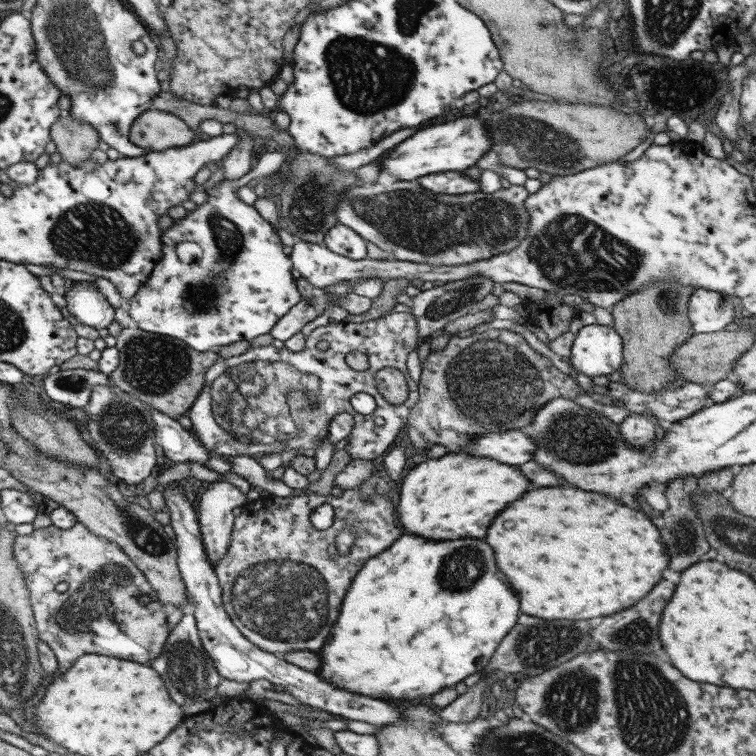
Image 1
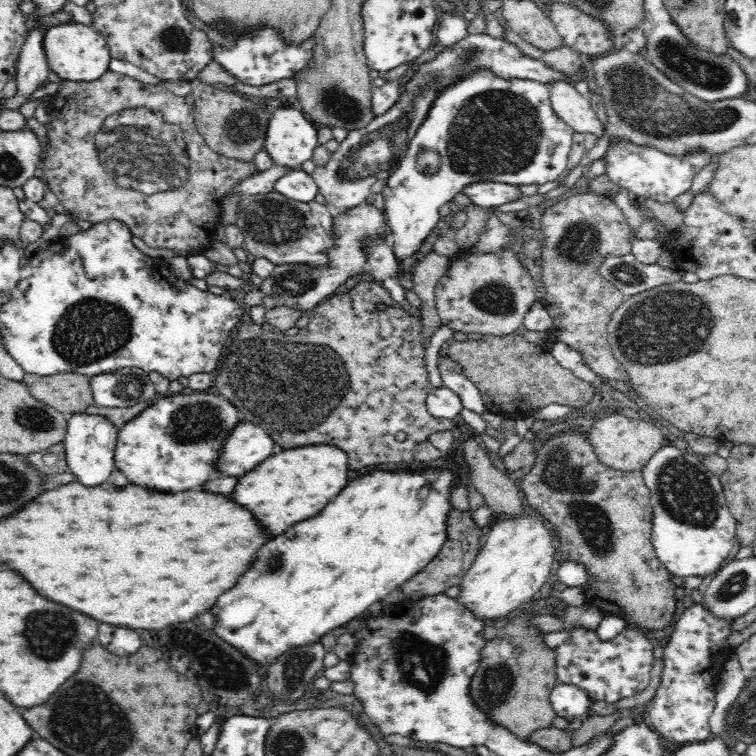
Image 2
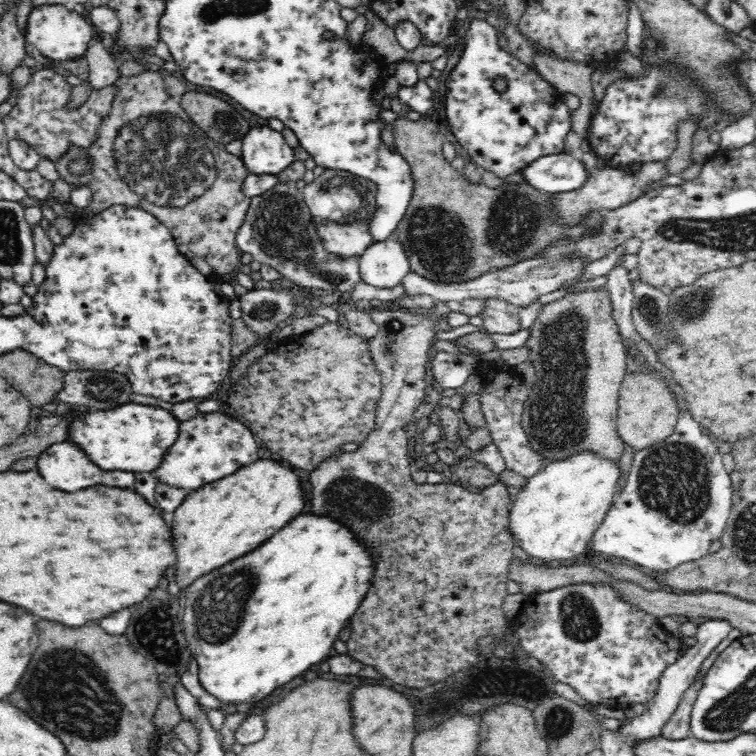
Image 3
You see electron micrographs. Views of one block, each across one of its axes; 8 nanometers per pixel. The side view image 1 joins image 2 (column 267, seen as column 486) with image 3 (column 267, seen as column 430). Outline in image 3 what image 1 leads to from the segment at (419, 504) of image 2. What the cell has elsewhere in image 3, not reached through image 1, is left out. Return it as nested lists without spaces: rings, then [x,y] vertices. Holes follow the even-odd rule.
[[[300,514],[260,548],[192,582],[184,600],[184,634],[198,660],[202,687],[223,705],[256,704],[278,688],[274,684],[286,684],[306,672],[306,668],[321,664],[334,653],[333,644],[340,630],[366,596],[376,564],[364,543],[340,522],[326,516]]]

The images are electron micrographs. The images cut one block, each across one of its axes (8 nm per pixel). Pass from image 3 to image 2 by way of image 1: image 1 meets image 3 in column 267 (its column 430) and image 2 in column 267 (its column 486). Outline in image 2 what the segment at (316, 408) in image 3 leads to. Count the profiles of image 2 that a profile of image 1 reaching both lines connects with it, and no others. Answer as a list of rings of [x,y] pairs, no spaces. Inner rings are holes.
[[[363,280],[358,283],[354,289],[348,293],[335,294],[326,297],[326,303],[318,304],[310,312],[310,324],[301,328],[290,336],[284,331],[273,330],[268,331],[262,328],[262,325],[254,323],[250,320],[241,322],[238,325],[235,339],[224,350],[224,358],[222,364],[218,366],[218,374],[213,381],[212,390],[226,397],[228,401],[242,412],[243,420],[252,422],[260,428],[264,428],[278,446],[282,448],[298,448],[298,446],[310,446],[316,442],[324,442],[324,444],[334,444],[340,446],[346,454],[348,454],[348,466],[352,468],[364,468],[364,466],[374,466],[374,464],[413,464],[413,450],[423,441],[426,441],[432,434],[440,431],[452,430],[452,420],[446,418],[436,418],[432,416],[427,409],[426,399],[428,392],[432,388],[432,384],[428,381],[428,370],[426,369],[426,347],[422,343],[422,315],[412,315],[408,313],[396,299],[388,292],[386,287],[376,283],[374,280]],[[382,302],[386,304],[384,310],[378,309],[376,304]],[[338,402],[338,404],[336,404]]]

